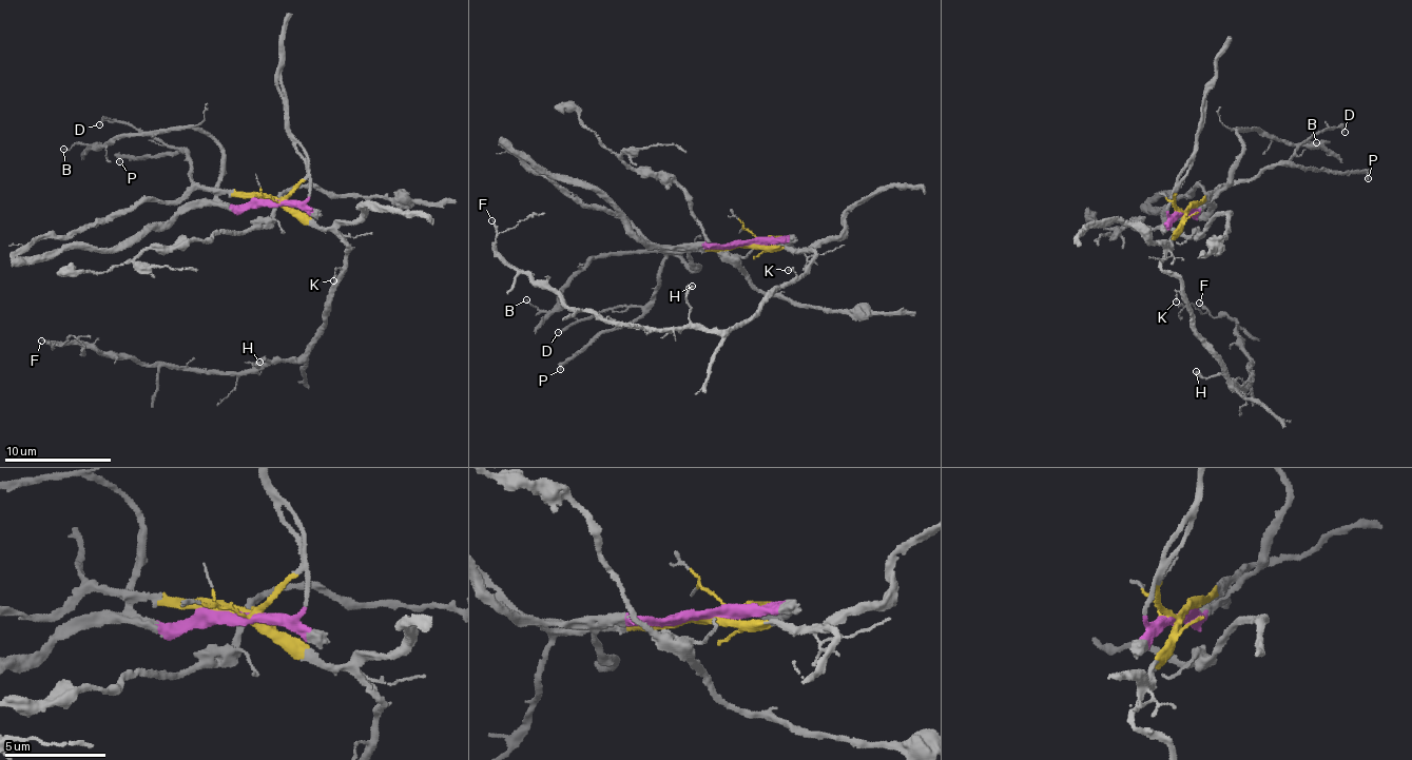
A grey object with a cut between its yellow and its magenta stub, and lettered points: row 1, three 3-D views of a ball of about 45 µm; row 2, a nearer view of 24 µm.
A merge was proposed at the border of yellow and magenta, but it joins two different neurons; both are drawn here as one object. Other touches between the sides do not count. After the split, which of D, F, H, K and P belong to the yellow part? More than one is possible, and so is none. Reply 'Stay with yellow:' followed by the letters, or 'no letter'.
Stay with yellow: D, F, H, K, P

